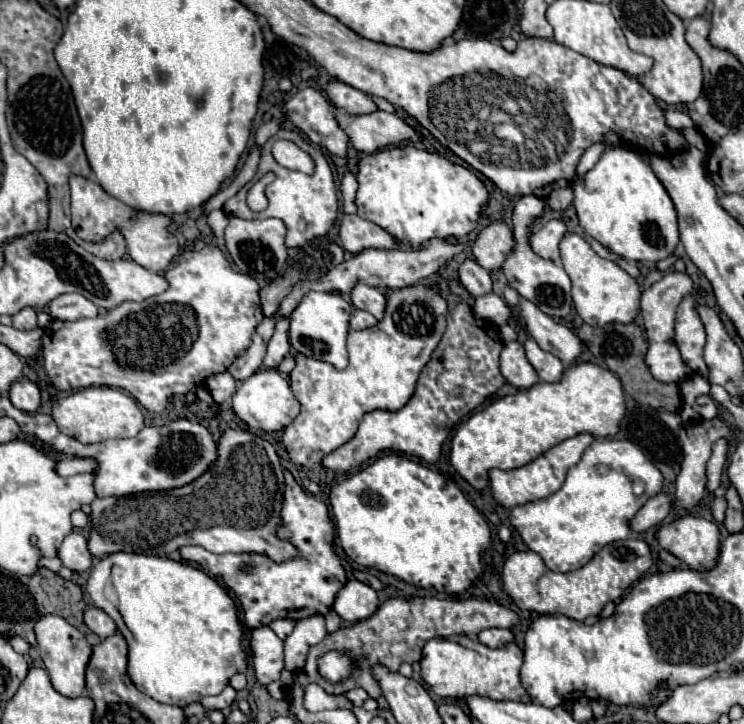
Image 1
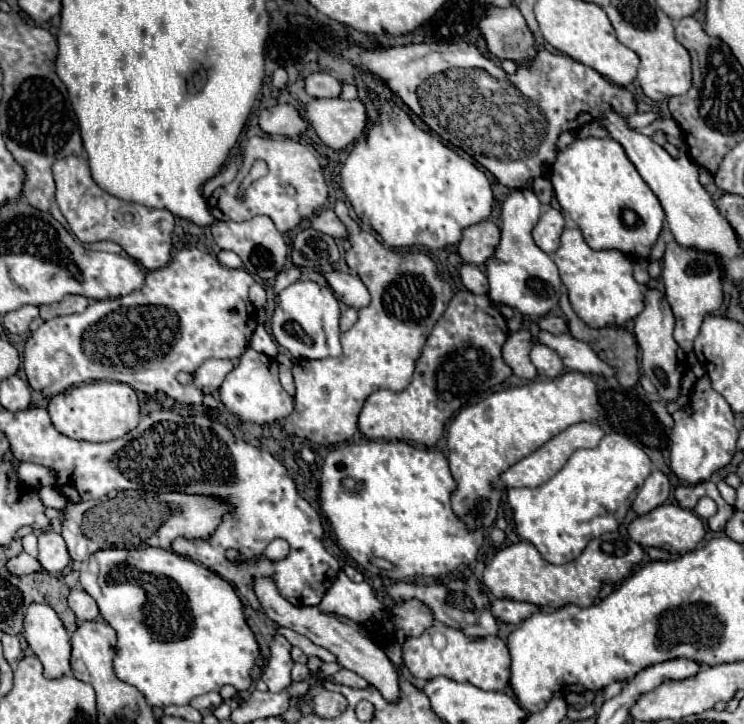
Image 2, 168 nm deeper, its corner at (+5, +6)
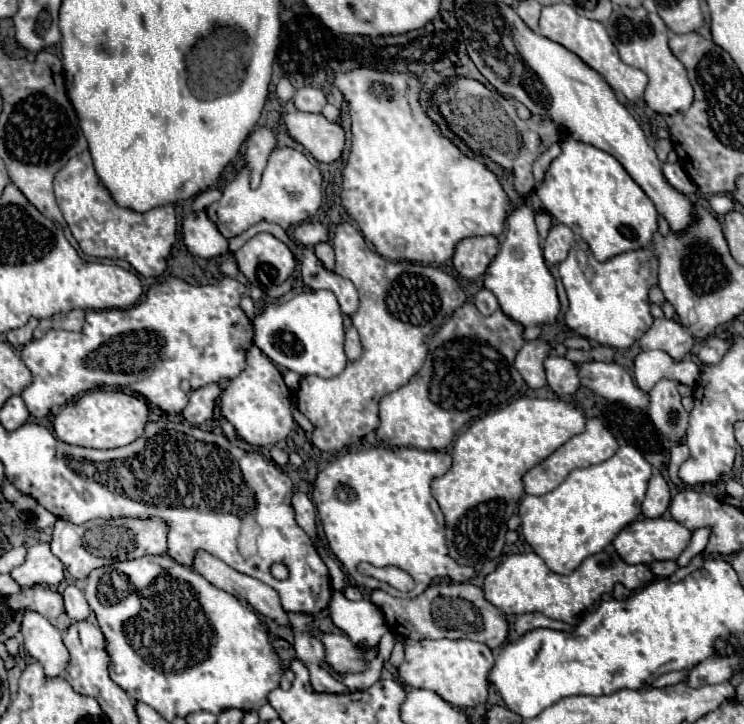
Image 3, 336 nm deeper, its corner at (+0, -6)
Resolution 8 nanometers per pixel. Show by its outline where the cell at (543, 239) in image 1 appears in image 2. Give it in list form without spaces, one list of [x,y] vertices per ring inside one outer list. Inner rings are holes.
[[[547,208],[543,212],[543,216],[539,218],[537,226],[533,228],[533,240],[535,244],[547,252],[547,254],[553,254],[557,248],[559,248],[559,236],[563,232],[563,214],[555,208]]]

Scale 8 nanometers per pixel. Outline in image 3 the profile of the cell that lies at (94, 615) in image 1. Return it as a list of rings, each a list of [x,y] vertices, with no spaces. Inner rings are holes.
[[[70,584],[62,596],[64,596],[64,606],[66,606],[70,620],[86,620],[88,618],[88,614],[92,610],[90,610],[82,590],[78,590],[74,584]]]

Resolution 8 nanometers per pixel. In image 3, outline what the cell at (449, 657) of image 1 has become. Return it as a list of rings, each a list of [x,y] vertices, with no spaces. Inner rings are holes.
[[[420,640],[406,644],[404,662],[398,666],[402,682],[412,688],[432,690],[452,706],[478,706],[488,698],[488,670],[494,666],[494,656],[486,644],[474,640]]]

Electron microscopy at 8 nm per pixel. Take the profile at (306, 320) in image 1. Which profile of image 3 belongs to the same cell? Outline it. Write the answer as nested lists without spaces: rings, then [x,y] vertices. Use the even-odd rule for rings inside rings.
[[[302,290],[292,294],[292,298],[276,300],[266,304],[266,308],[254,318],[254,344],[276,364],[296,374],[316,374],[320,378],[334,378],[346,368],[344,354],[344,326],[342,312],[336,296],[330,290]]]

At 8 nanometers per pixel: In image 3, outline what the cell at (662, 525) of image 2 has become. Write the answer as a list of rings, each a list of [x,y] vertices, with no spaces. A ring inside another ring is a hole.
[[[644,518],[644,520],[636,520],[636,522],[628,524],[624,530],[620,530],[616,534],[616,538],[612,540],[612,546],[626,564],[650,564],[654,560],[676,560],[682,554],[682,550],[688,546],[690,536],[692,534],[672,518],[670,520]]]

